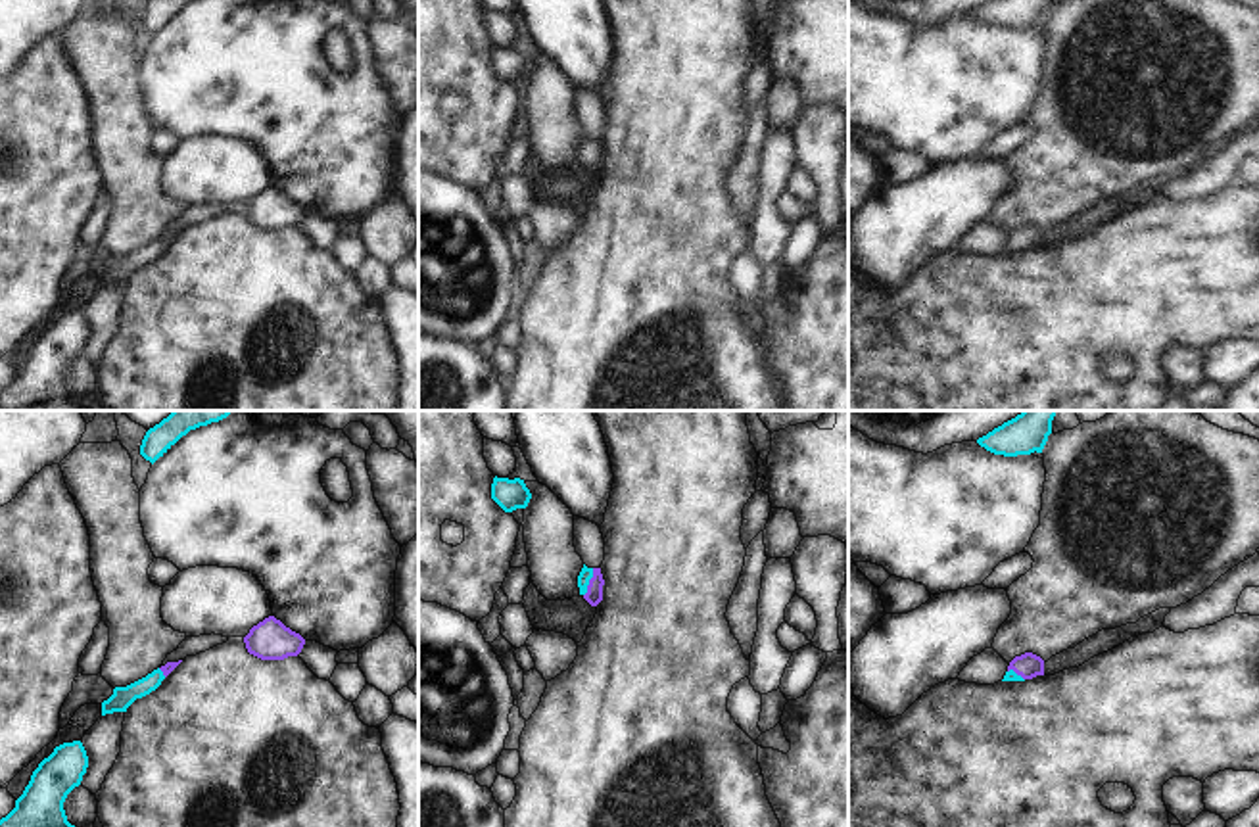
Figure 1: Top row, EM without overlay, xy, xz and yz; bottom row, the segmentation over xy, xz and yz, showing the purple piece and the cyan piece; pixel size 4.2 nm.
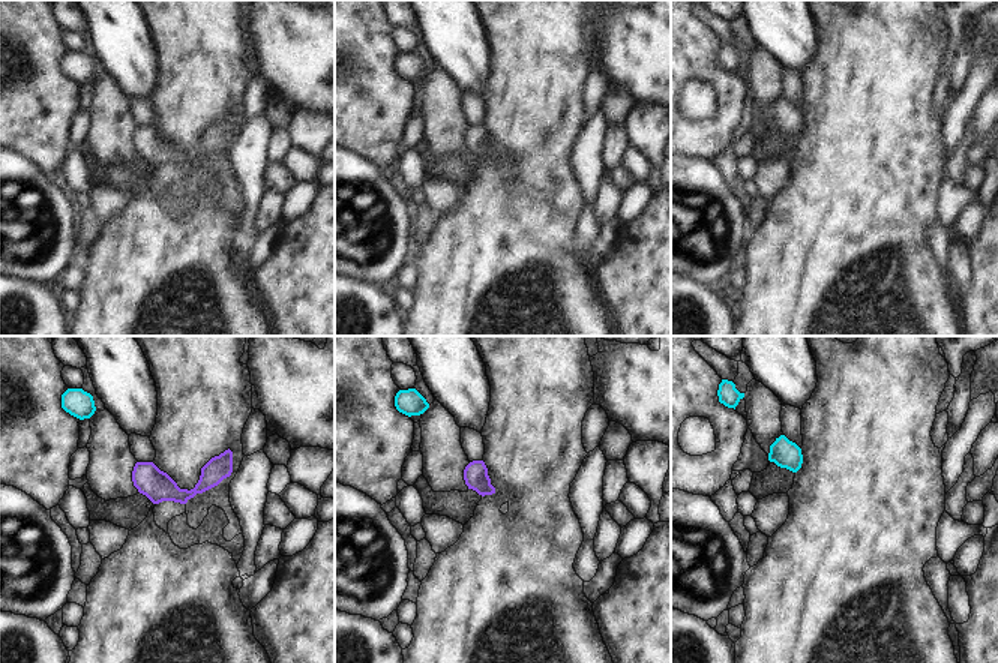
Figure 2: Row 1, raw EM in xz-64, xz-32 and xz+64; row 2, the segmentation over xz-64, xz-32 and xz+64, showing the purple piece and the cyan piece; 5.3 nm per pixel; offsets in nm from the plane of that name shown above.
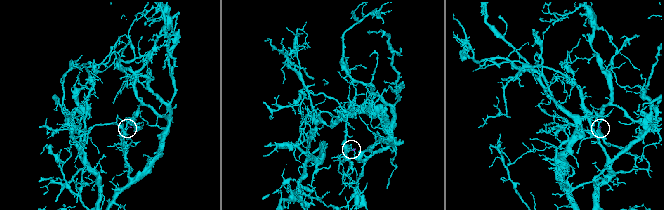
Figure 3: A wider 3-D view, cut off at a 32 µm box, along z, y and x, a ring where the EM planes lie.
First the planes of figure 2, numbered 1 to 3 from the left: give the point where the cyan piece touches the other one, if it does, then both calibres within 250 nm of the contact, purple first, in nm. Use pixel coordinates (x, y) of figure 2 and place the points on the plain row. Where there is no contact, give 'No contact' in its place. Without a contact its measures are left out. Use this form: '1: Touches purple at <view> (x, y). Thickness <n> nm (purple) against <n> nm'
1: No contact
2: No contact
3: No contact

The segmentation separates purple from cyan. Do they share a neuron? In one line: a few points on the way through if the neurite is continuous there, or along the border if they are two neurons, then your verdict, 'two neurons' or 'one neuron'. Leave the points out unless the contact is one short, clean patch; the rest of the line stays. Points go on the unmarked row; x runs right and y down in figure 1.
runs through xz (593, 165), (590, 152), (586, 144); one neuron

